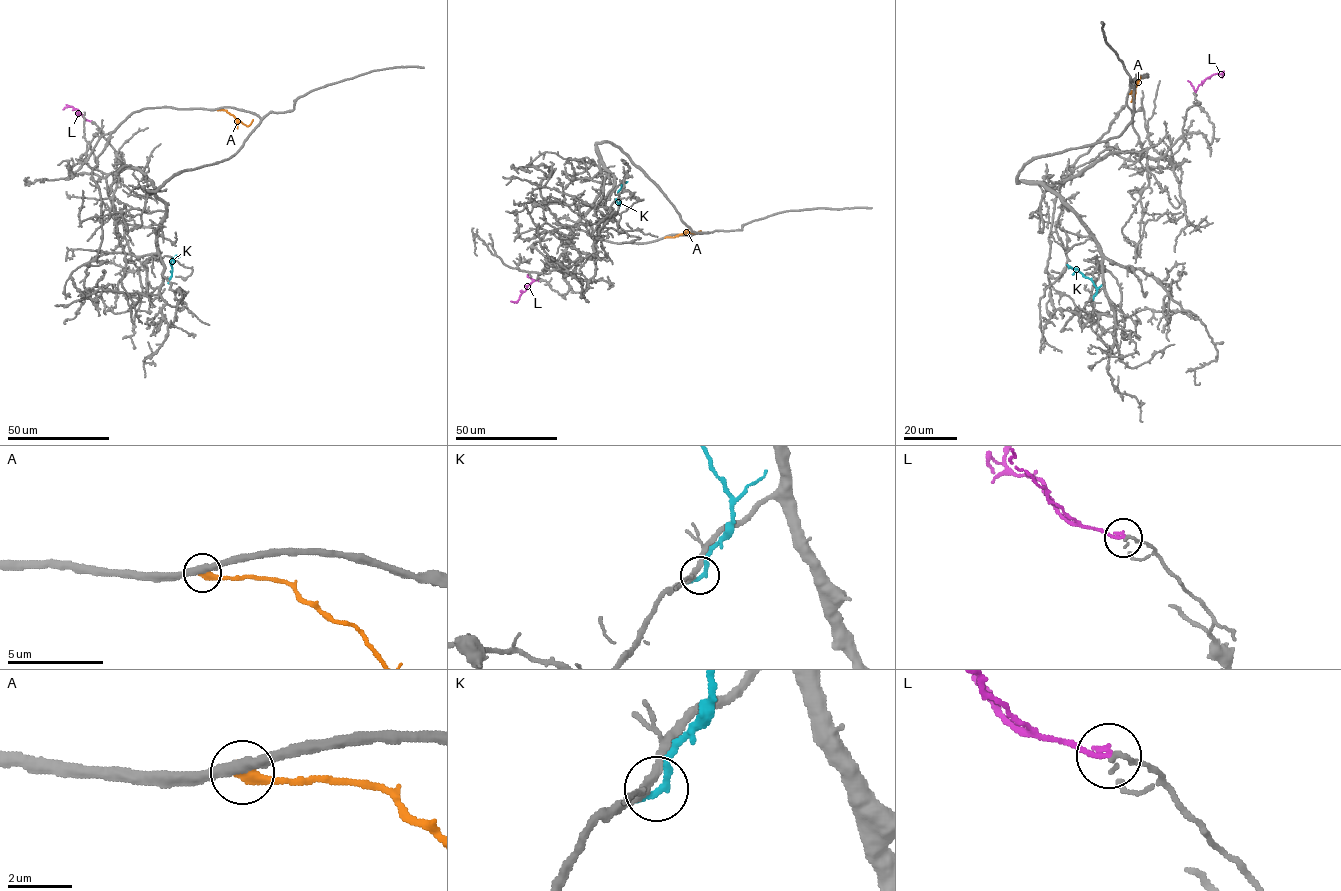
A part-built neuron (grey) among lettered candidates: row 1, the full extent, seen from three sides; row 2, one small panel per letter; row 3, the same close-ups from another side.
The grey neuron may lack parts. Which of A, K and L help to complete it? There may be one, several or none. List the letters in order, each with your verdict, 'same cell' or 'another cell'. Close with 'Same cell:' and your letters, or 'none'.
A: another cell
K: another cell
L: another cell
Same cell: none

